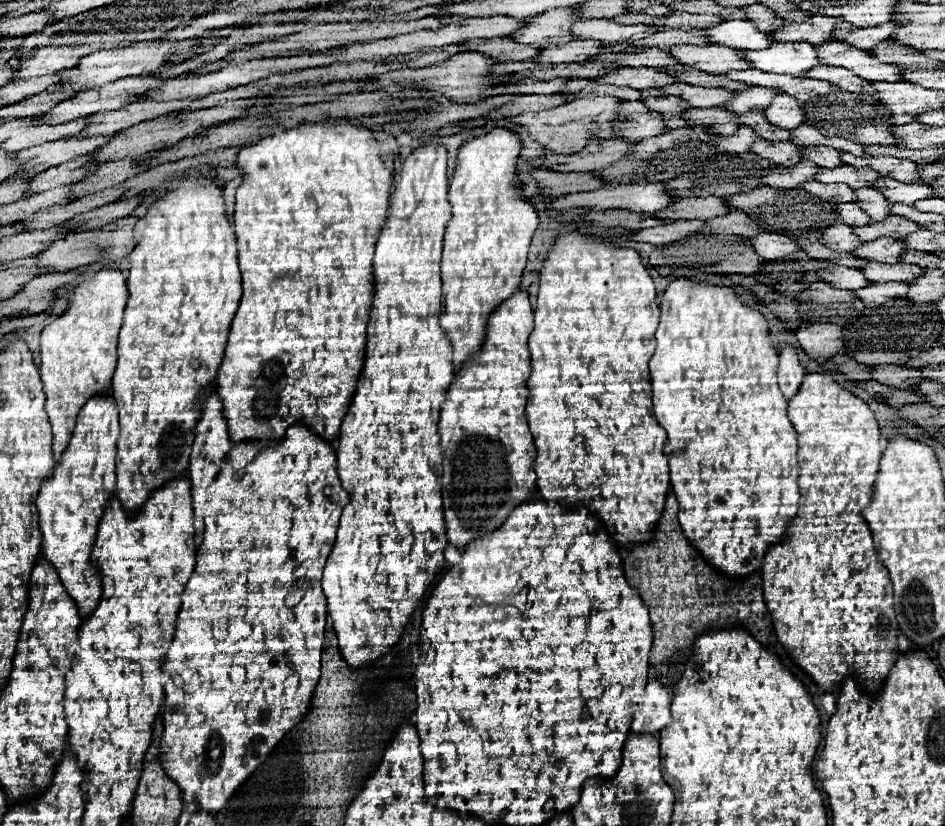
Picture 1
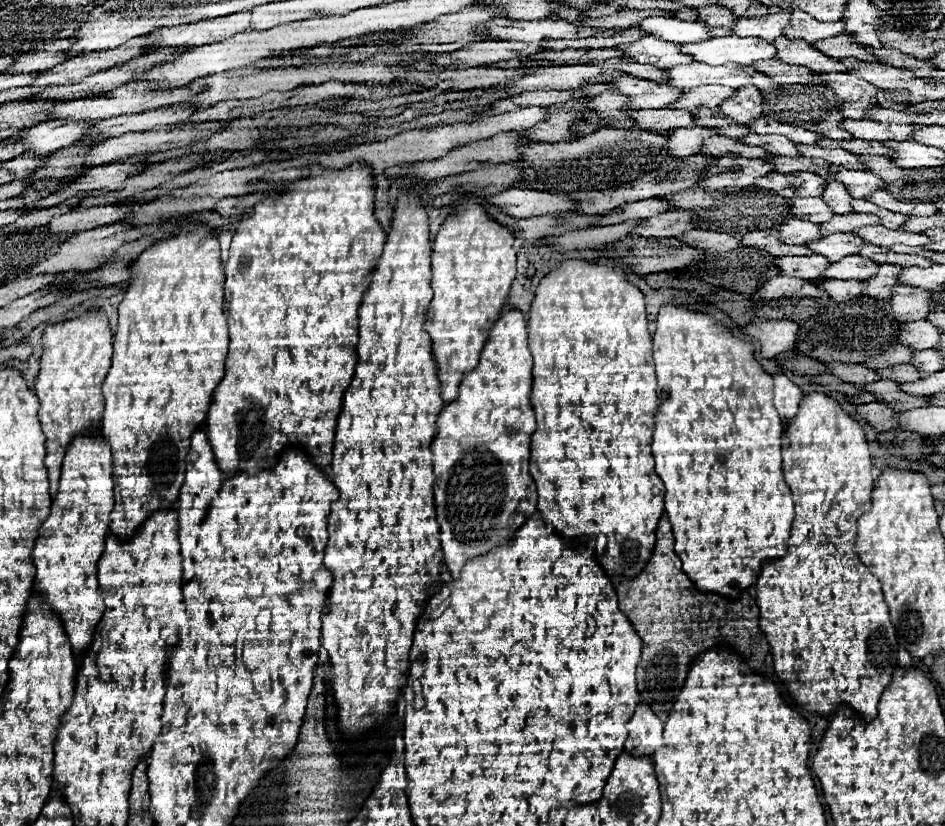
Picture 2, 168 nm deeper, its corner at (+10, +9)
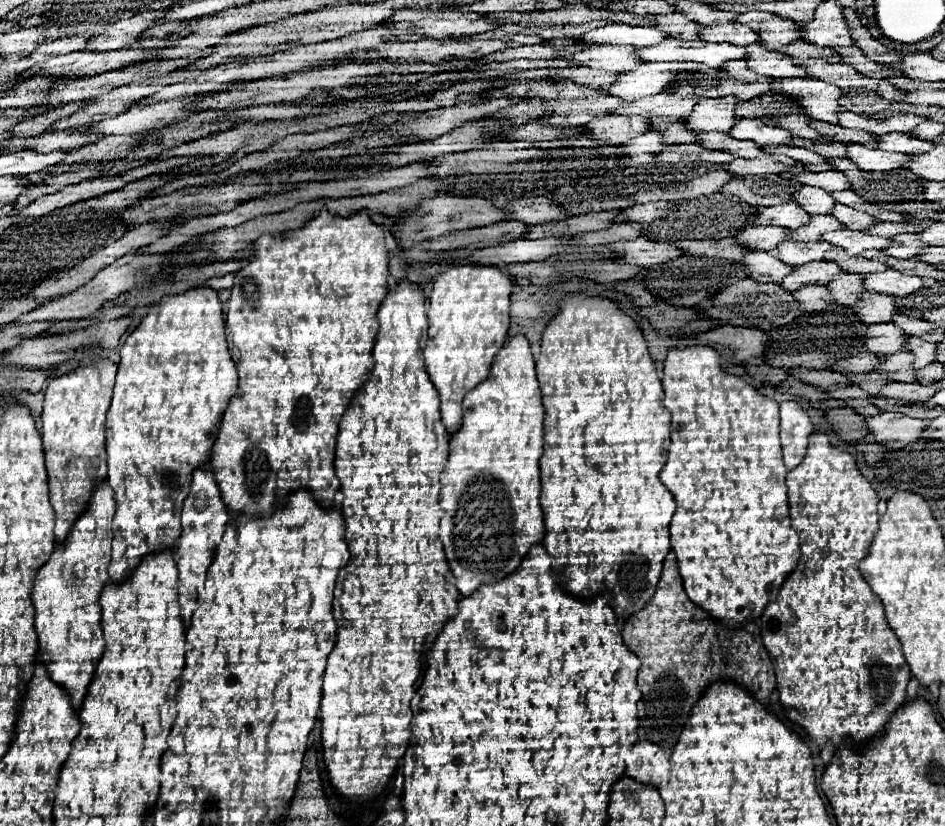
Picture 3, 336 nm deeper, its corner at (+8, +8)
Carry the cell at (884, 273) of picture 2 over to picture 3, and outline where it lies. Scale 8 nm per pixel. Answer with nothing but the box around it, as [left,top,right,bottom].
[829,273,869,307]

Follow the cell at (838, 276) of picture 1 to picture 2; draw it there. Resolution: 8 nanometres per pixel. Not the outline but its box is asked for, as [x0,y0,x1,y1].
[777,256,827,280]

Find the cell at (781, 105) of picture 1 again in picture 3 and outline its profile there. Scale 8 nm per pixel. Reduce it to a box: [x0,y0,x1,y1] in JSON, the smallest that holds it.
[685,97,739,133]

